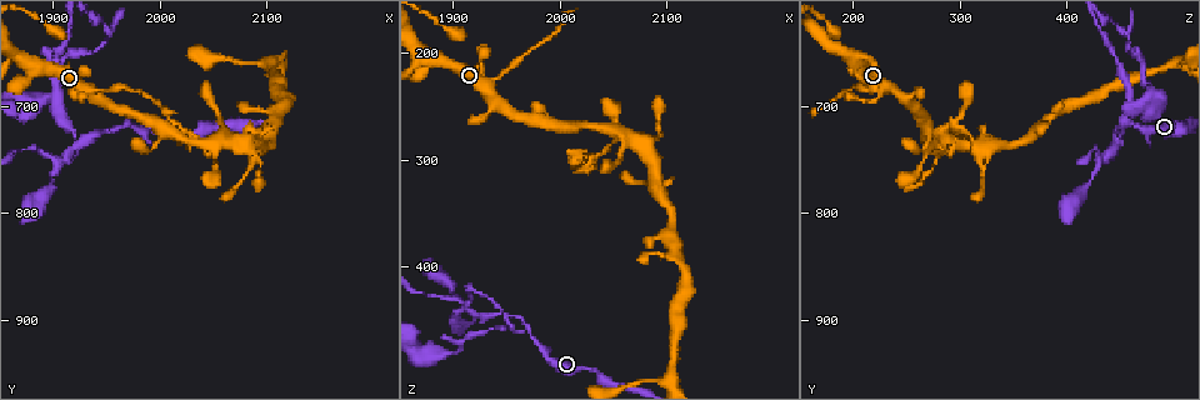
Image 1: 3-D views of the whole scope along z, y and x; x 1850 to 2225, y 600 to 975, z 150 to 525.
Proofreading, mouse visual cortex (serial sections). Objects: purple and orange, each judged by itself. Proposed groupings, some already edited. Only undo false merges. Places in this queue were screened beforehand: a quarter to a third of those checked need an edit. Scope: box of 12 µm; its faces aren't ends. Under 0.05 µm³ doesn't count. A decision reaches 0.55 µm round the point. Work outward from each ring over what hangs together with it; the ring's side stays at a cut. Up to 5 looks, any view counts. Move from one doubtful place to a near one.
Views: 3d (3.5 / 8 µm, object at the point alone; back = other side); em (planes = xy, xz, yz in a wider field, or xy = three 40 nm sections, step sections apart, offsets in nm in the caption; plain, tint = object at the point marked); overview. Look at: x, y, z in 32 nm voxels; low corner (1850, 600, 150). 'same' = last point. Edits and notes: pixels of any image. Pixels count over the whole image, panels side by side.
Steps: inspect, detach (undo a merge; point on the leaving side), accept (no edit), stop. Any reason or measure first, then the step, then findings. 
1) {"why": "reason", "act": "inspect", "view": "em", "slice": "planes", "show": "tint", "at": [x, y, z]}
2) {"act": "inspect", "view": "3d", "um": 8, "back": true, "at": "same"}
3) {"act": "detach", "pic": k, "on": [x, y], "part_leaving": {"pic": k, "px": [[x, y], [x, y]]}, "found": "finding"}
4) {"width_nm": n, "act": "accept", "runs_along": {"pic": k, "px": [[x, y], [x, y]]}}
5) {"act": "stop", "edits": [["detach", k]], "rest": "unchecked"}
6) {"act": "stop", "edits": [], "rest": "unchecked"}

{"why": "thick turns thin", "act": "inspect", "view": "3d", "um": 3.5, "at": [2050, 732, 272]}

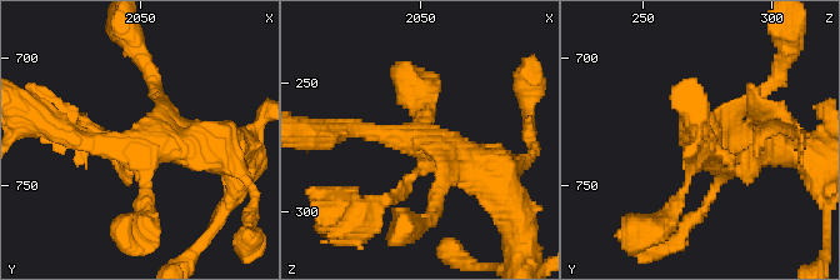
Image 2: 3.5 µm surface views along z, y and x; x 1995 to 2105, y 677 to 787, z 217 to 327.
{"arms": 4, "arm_widths_nm": [150, 150, 250, 400], "act": "inspect", "view": "em", "slice": "xy", "step": 2, "show": "tint", "at": [2049, 734, 272]}

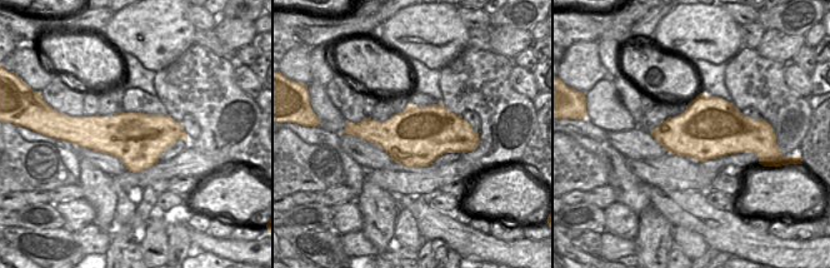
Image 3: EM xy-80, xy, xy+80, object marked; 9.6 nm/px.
{"act": "inspect", "view": "em", "slice": "planes", "show": "tint", "at": "same"}

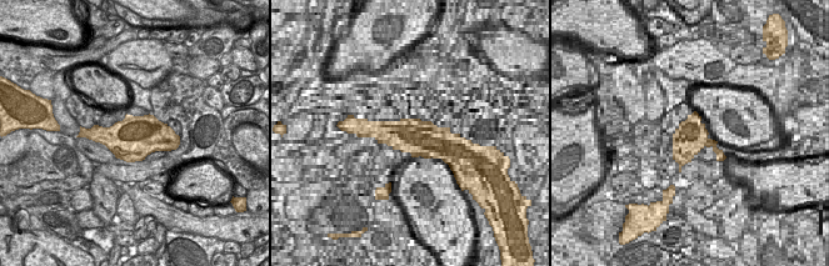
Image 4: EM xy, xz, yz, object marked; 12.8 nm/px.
{"act": "accept", "runs_along": {"pic": 2, "px": [[335, 130], [424, 139], [489, 178]]}, "found": "all the same cell"}

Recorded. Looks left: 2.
{"why": "narrows sharply", "act": "inspect", "view": "3d", "um": 3.5, "at": [2104, 660, 506]}

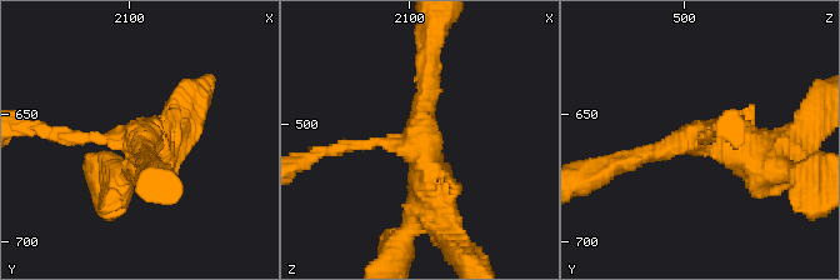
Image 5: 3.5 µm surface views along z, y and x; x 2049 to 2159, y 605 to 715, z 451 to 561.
{"arm_widths_nm": [150, 250, 500], "act": "accept", "runs_along": {"pic": 5, "px": [[428, 65], [420, 133], [331, 151]]}, "found": "continuous, no second cell"}

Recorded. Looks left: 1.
{"act": "stop", "edits": [], "rest": "unchecked"}

